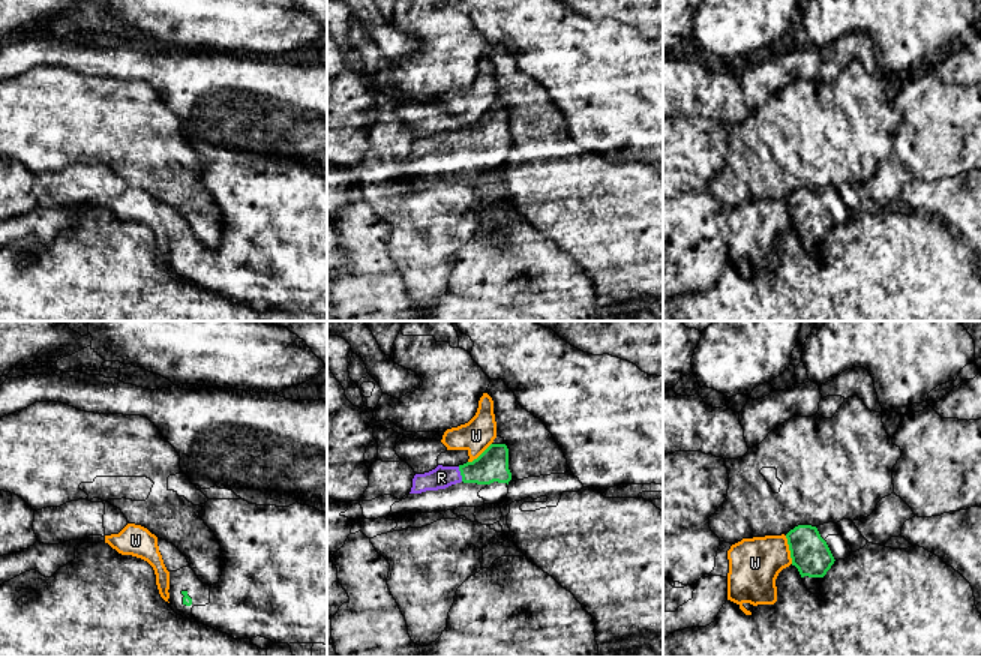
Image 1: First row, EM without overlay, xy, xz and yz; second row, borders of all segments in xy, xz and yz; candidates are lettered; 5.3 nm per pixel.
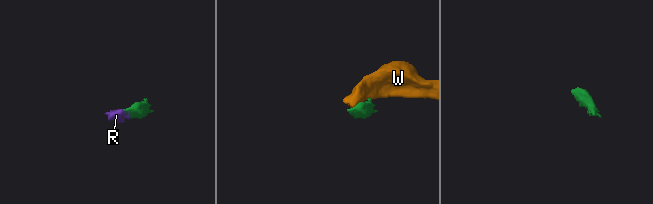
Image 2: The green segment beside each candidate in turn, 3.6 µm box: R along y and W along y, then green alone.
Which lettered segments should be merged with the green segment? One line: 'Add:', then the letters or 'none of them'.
Add: R

